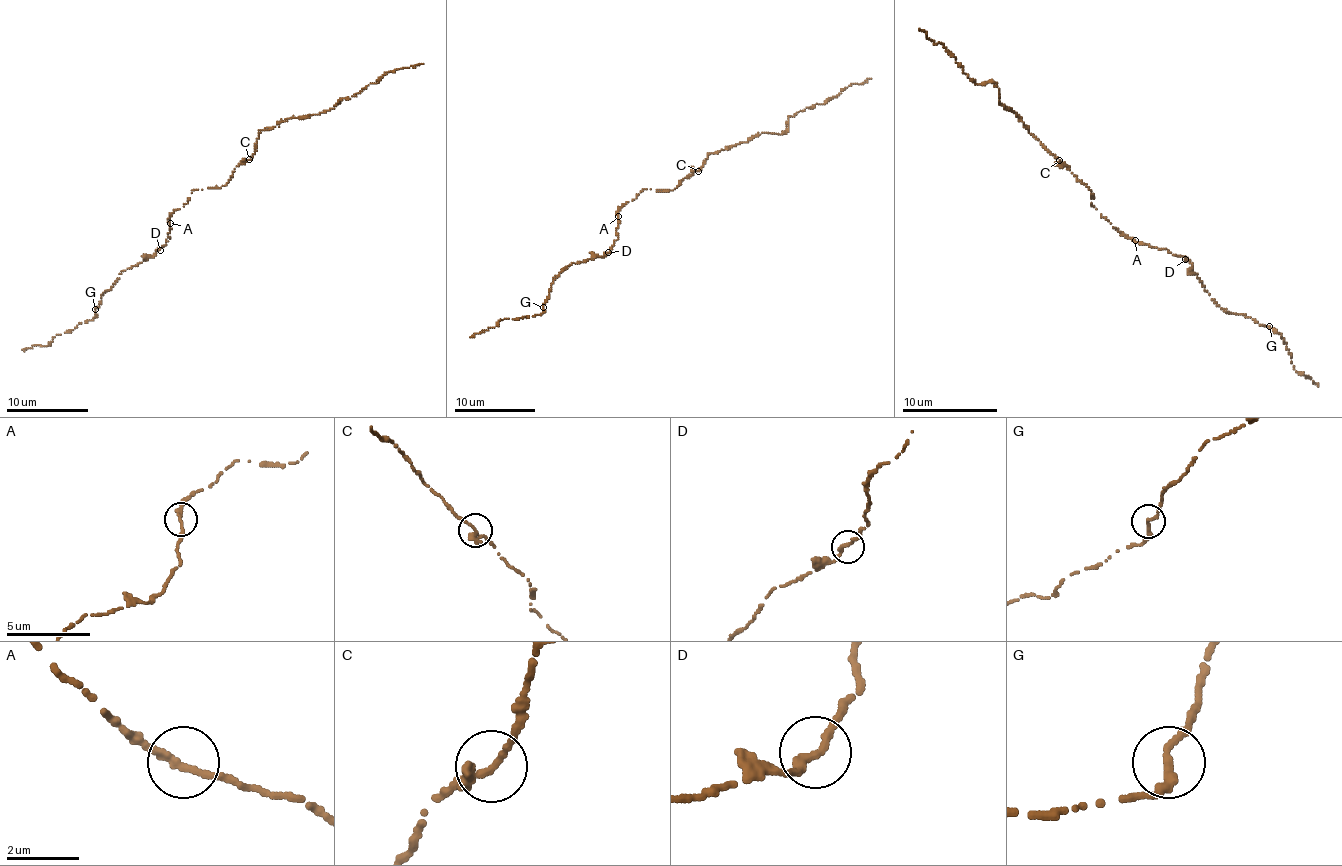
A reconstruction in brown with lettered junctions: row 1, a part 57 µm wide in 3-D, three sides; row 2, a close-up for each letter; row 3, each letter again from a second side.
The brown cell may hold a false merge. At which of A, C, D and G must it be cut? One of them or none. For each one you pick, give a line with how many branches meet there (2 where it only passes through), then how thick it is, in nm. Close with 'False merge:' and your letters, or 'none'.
False merge: none

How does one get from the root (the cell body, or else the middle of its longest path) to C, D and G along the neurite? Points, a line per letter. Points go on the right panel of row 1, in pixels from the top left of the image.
C: (1096, 209), (1091, 205), (1091, 190), (1060, 161)
D: (1096, 209), (1127, 237), (1151, 247), (1166, 249), (1185, 259)
G: (1096, 209), (1127, 237), (1185, 257), (1204, 291), (1221, 308), (1245, 314), (1260, 325), (1269, 326)

